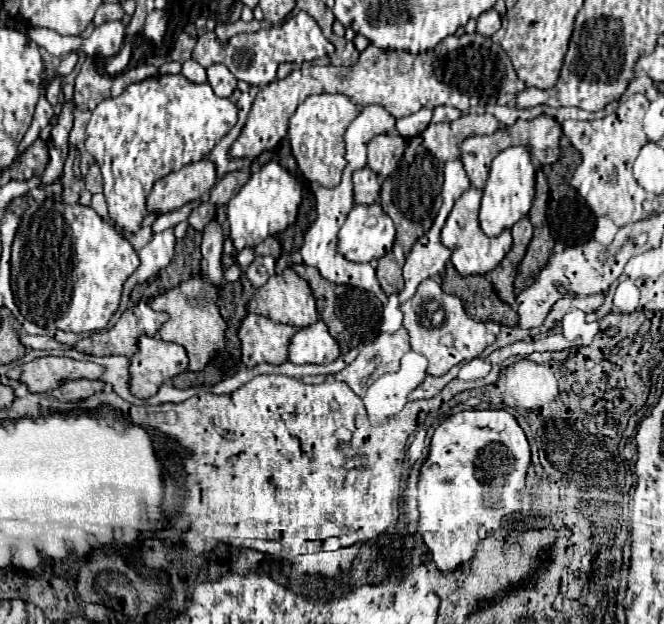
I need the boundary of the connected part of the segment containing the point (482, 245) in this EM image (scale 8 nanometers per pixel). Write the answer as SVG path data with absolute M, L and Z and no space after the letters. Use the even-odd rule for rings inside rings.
M469 188L453 206L451 214L447 216L447 222L441 230L441 240L447 248L453 250L453 256L451 256L451 262L453 266L457 268L457 272L461 276L471 276L471 274L487 274L491 272L507 254L507 250L511 250L511 232L509 230L503 230L501 236L497 238L489 238L483 234L483 230L479 228L479 220L477 220L477 214L479 214L479 204L481 204L481 190L479 188Z

